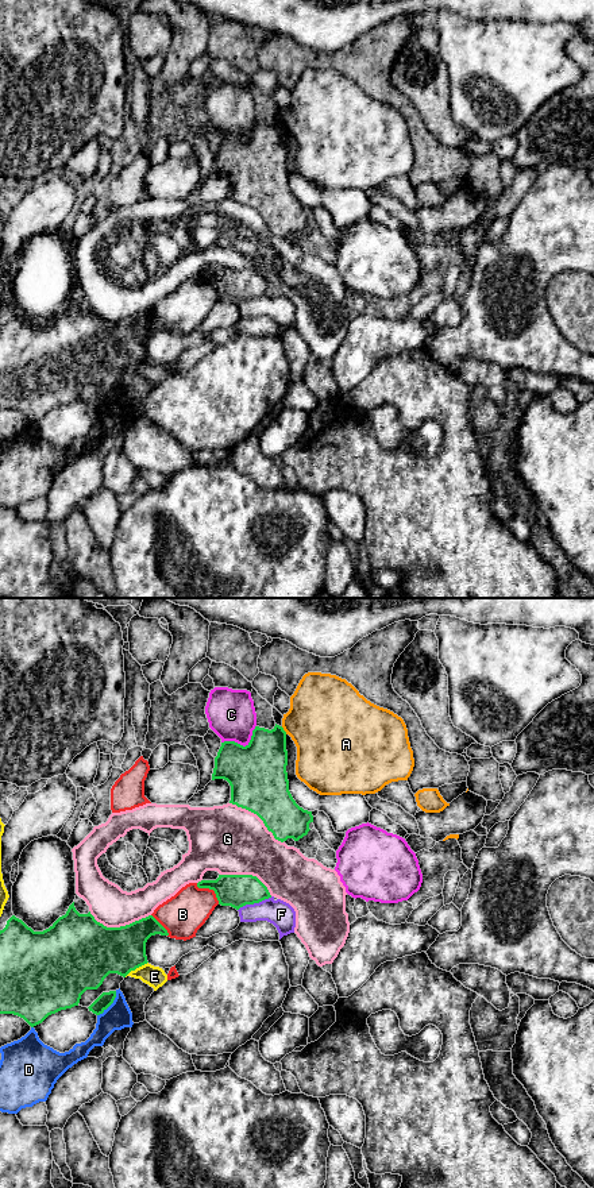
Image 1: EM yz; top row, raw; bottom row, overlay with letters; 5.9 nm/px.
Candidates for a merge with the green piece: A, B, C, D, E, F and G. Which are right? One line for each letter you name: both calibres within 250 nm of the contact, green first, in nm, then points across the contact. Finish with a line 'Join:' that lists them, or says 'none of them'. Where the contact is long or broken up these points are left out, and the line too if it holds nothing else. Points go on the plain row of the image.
Join: none of them

